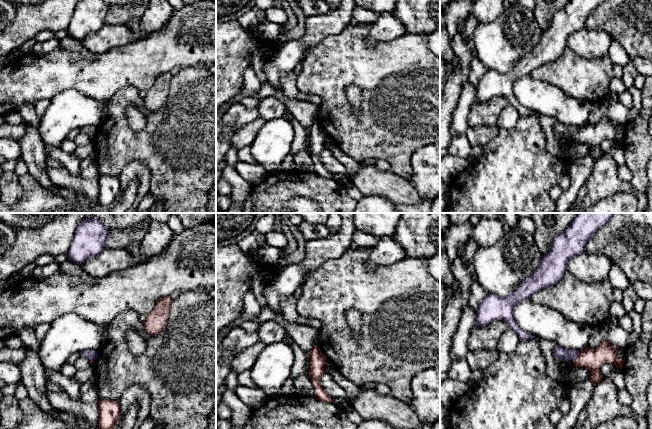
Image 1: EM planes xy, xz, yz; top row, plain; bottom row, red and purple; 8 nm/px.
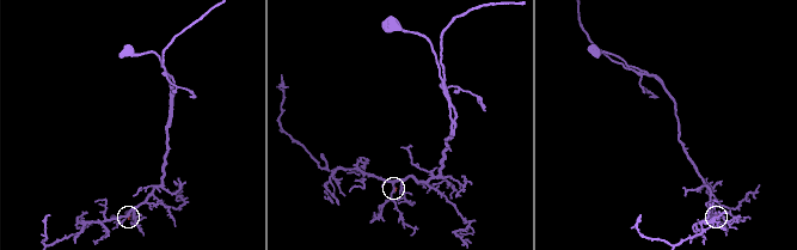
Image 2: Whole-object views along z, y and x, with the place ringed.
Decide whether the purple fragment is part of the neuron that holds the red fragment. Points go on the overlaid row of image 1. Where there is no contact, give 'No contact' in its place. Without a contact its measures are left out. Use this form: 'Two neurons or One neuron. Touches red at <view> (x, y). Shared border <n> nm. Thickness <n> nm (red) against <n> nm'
Two neurons. Touches red at yz (578, 357). Shared border 90 nm. Thickness 160 nm (red) against 90 nm

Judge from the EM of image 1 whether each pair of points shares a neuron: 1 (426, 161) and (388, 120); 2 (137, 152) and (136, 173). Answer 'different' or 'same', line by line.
1: different
2: different

